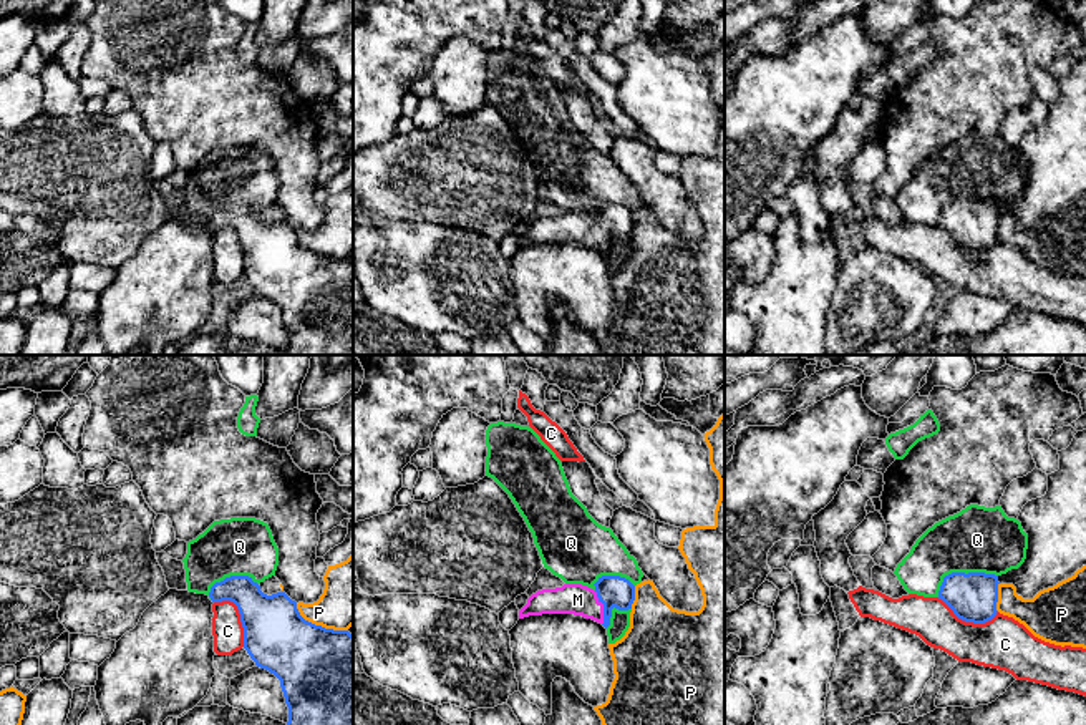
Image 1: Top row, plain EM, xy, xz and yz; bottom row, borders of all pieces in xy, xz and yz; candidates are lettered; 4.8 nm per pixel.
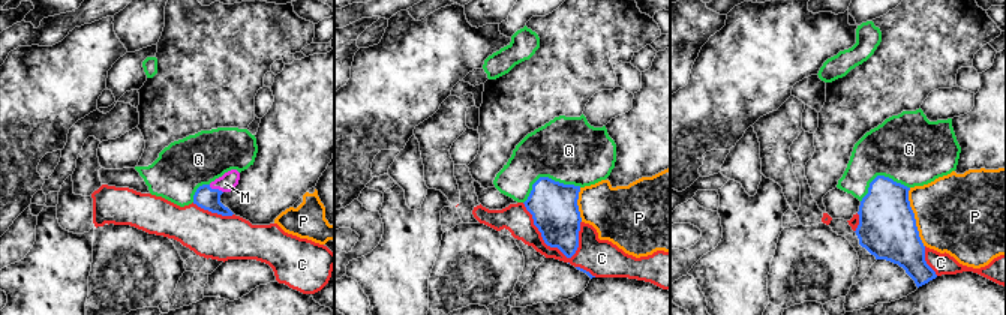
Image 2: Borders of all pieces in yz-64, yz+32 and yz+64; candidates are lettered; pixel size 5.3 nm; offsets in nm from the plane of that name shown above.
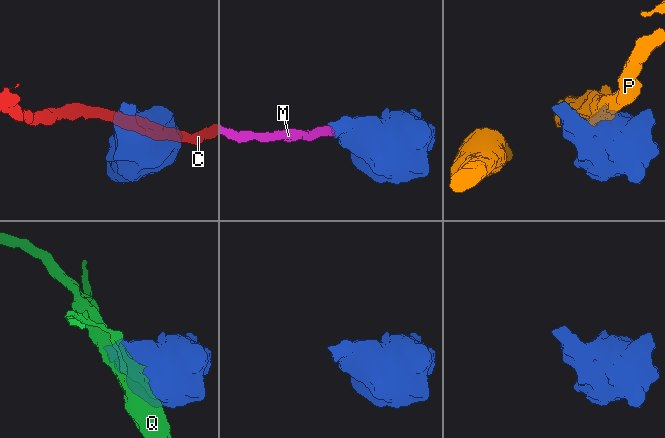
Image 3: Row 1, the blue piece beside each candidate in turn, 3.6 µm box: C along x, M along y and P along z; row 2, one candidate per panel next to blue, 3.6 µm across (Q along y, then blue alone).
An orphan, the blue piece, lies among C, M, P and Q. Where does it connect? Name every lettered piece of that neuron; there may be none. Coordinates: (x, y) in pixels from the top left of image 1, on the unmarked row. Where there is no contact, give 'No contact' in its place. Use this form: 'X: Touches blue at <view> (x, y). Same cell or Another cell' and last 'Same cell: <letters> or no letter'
C: Touches blue at xy (241, 244). Another cell
M: Touches blue at xz (604, 236). Same cell
P: Touches blue at xy (319, 254). Another cell
Q: Touches blue at yz (960, 201). Another cell
Same cell: M

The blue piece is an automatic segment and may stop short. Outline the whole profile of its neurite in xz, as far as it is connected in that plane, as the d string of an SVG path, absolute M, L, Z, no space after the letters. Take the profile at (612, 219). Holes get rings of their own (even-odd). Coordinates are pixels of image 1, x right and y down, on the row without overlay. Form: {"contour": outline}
{"contour": "M602 204L594 214L590 217L582 212L564 212L537 219L519 239L519 247L542 242L574 242L592 247L607 257L613 236L618 239L632 237L635 214L620 204Z"}

